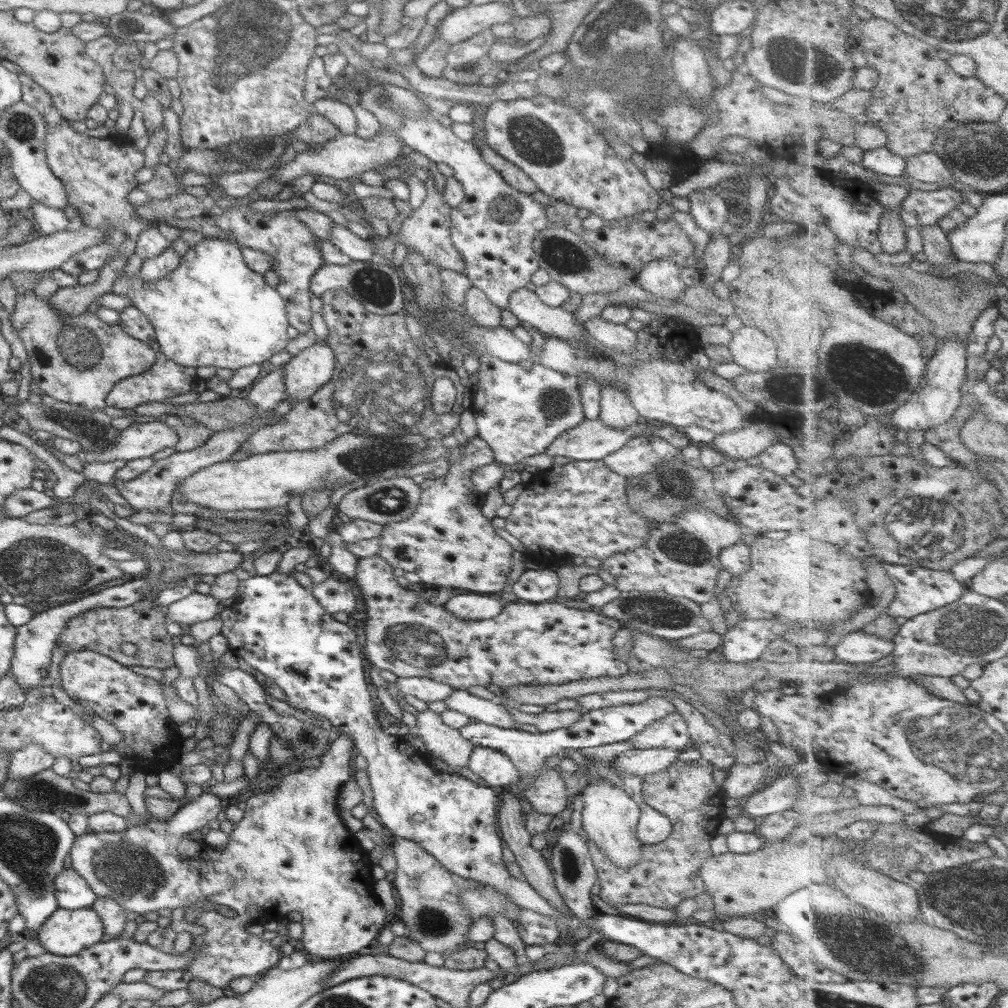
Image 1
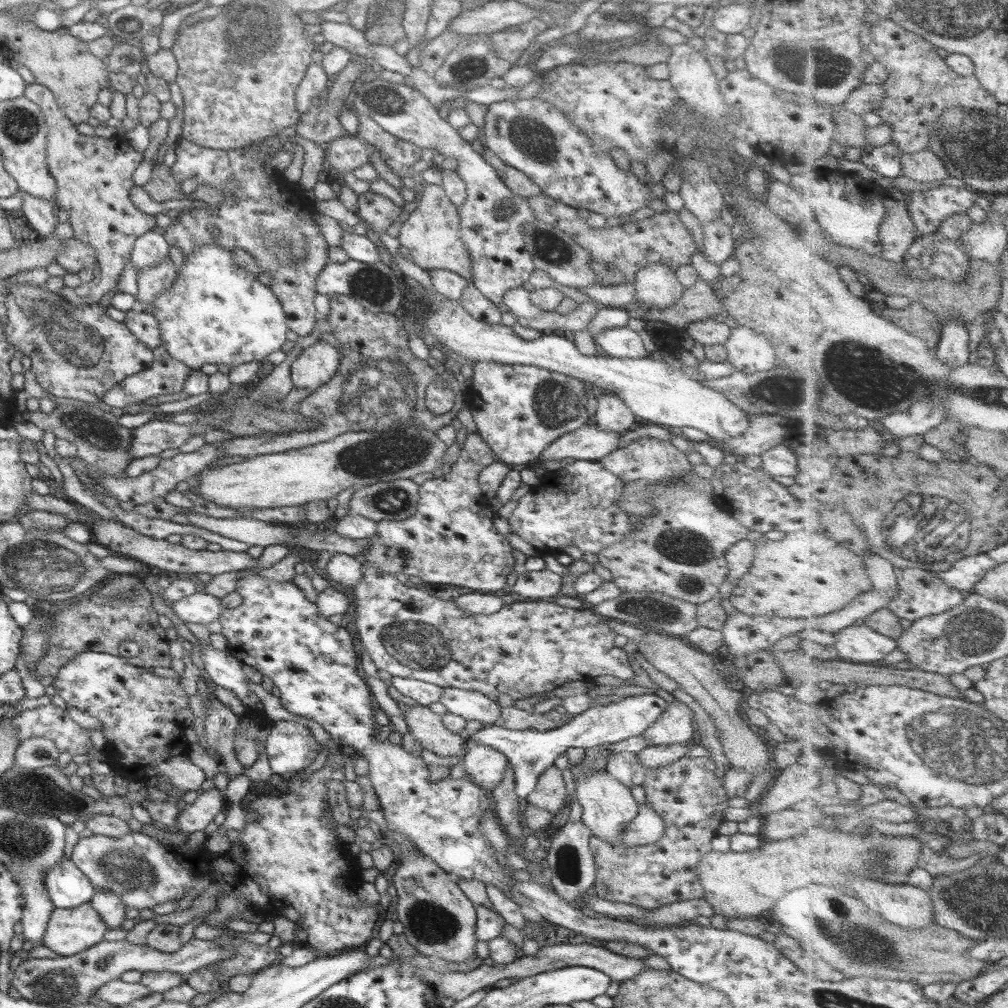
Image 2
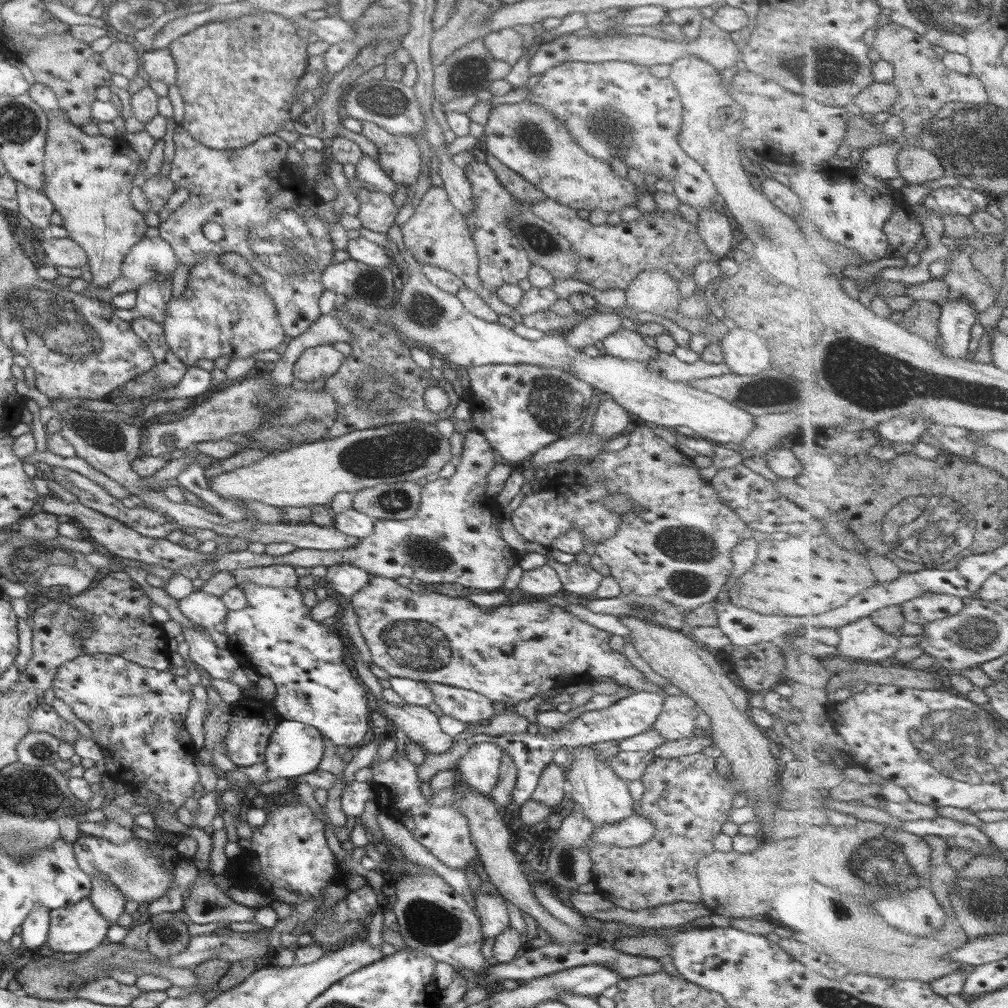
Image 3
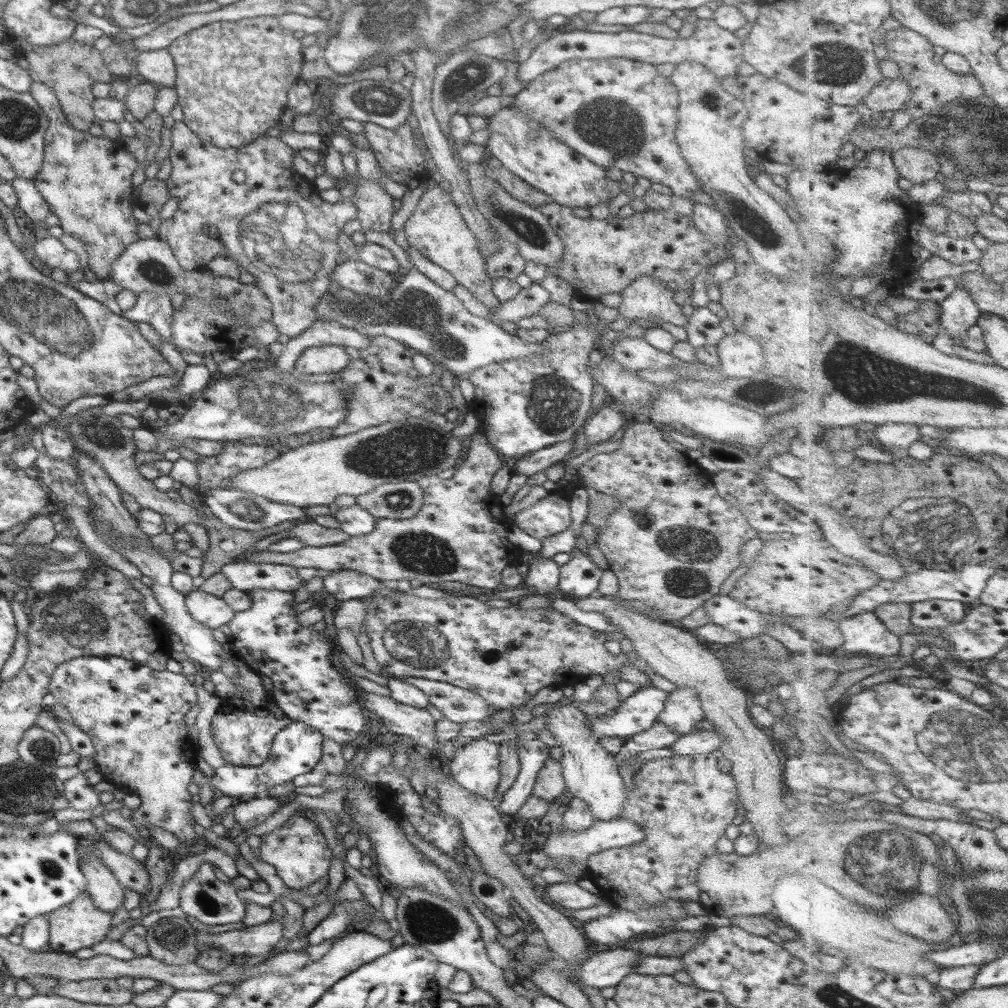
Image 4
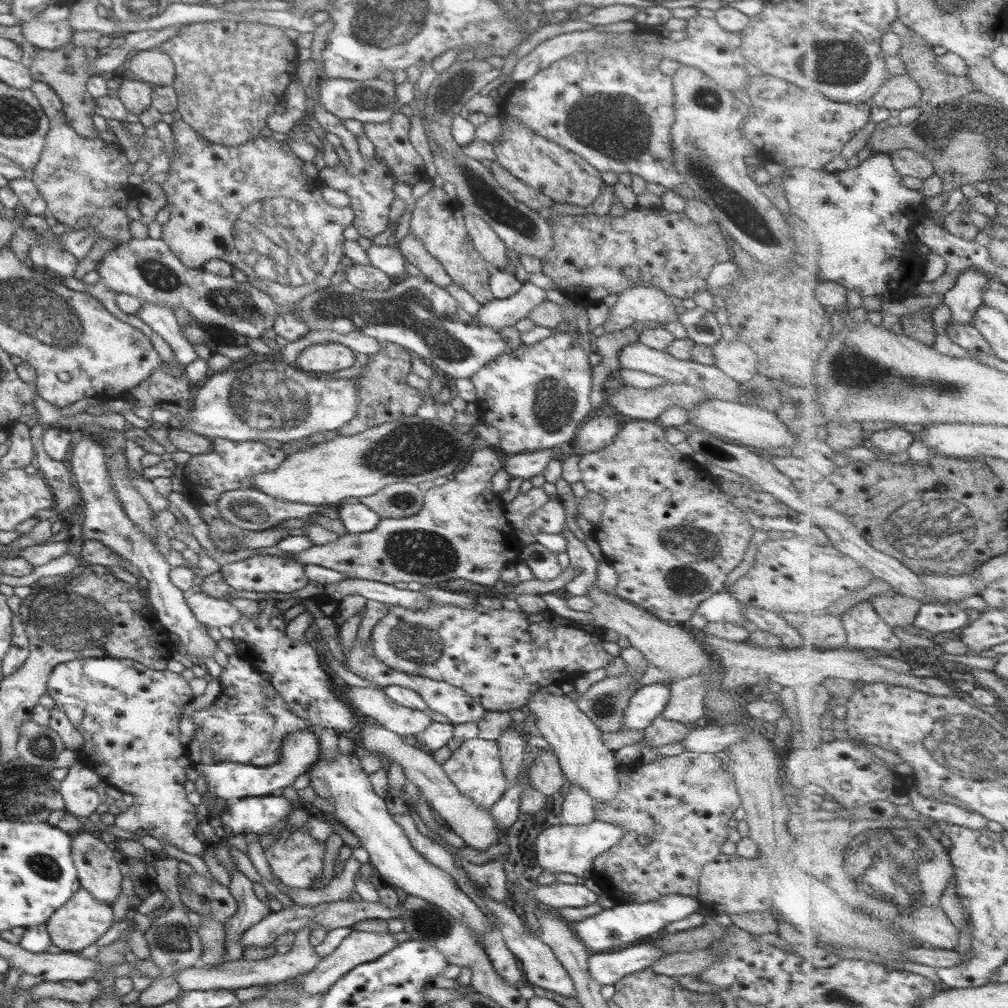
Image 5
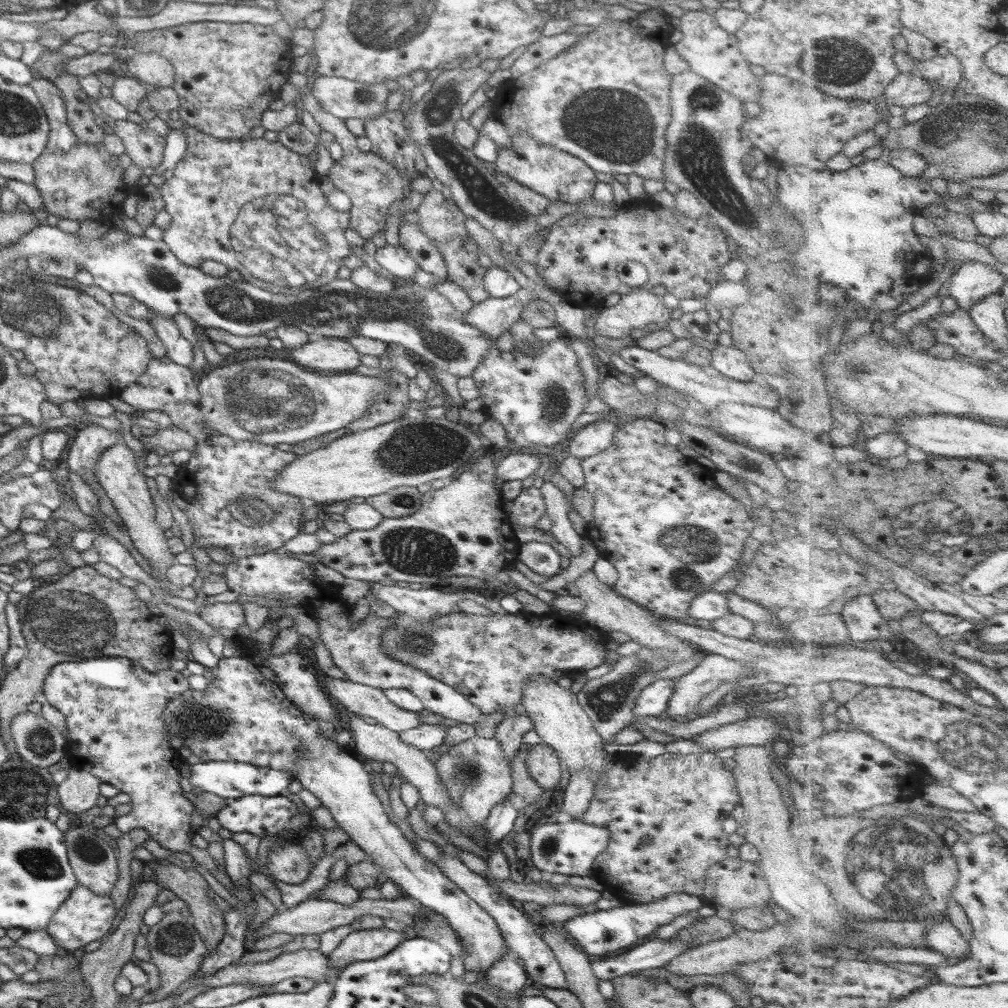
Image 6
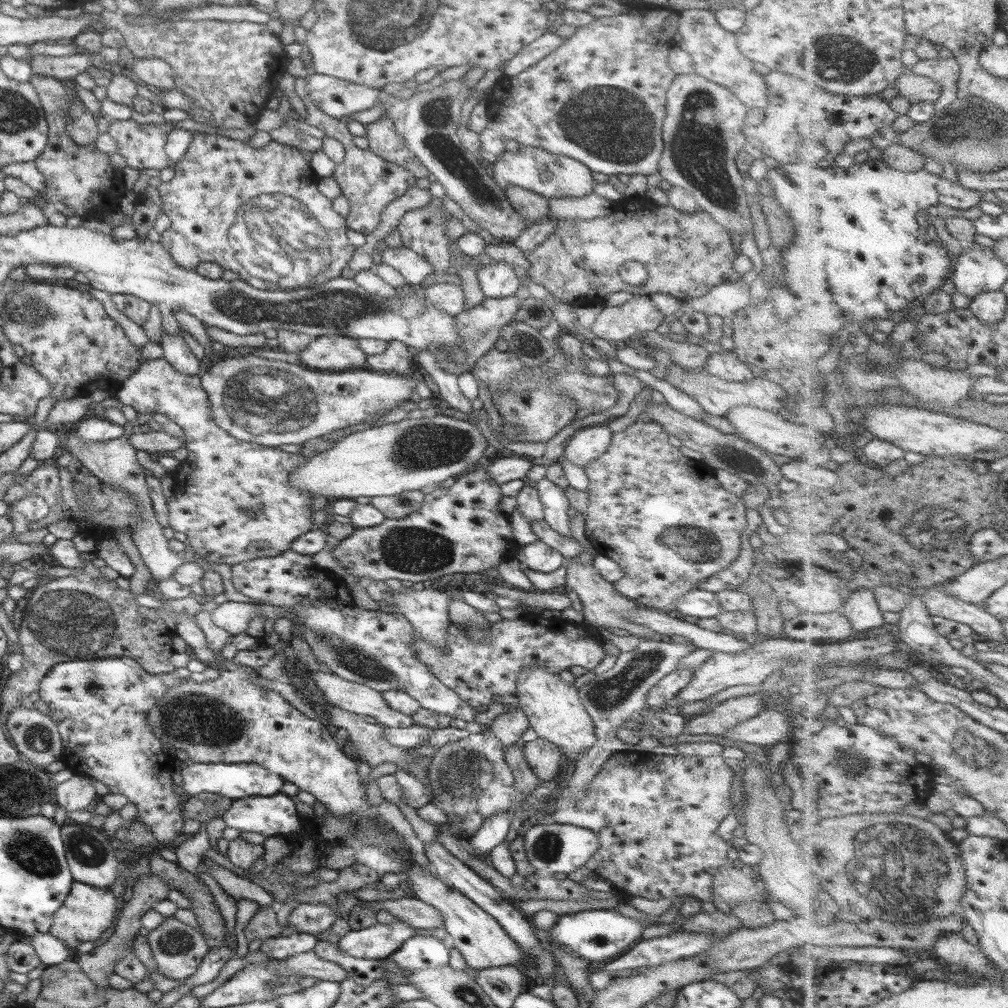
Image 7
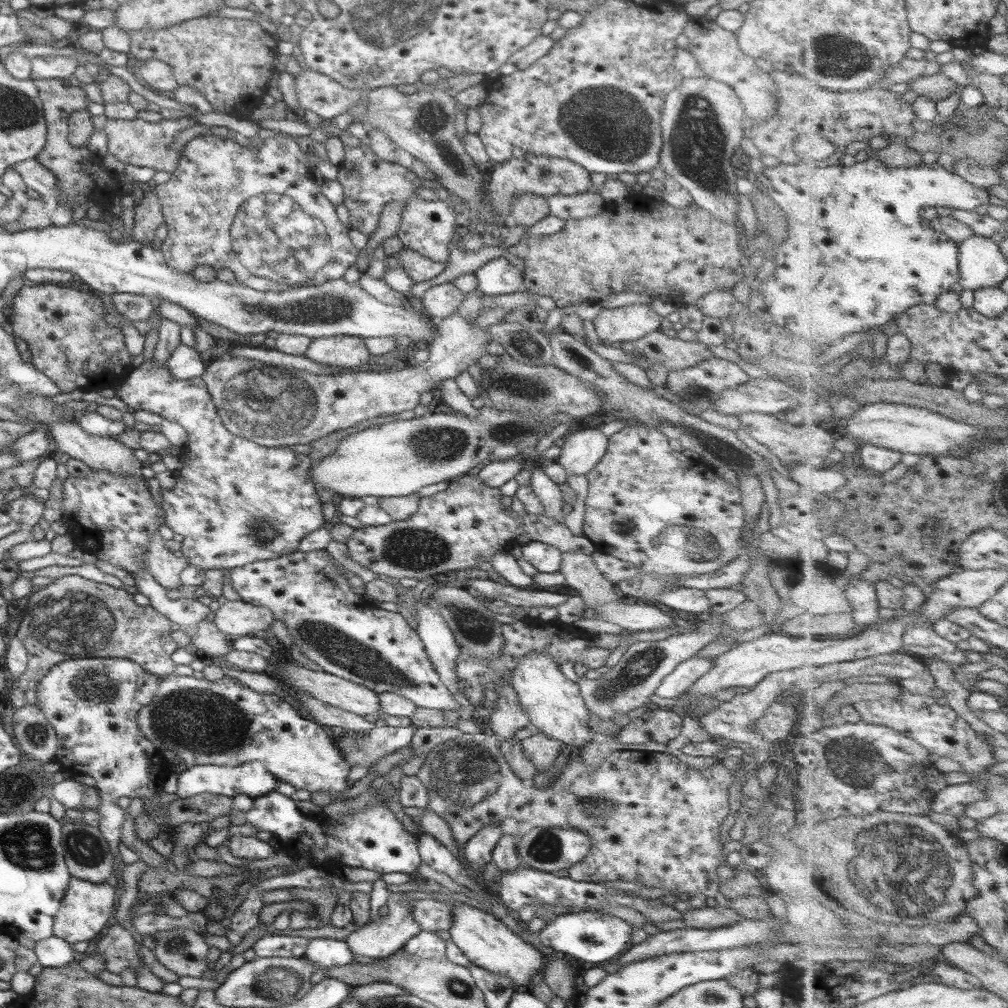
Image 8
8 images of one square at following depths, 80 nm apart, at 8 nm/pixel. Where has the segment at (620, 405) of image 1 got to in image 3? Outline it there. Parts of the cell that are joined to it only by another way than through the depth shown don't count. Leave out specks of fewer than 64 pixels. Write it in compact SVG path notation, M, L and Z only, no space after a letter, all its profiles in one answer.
M612 399L600 401L591 422L590 433L609 440L621 434L631 419L634 418Z

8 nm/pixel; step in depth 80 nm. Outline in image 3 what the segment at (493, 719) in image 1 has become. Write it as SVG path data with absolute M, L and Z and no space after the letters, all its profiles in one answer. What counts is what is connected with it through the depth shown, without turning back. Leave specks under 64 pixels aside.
M436 682L424 683L444 716L463 724L487 722L493 715L491 701L482 694Z

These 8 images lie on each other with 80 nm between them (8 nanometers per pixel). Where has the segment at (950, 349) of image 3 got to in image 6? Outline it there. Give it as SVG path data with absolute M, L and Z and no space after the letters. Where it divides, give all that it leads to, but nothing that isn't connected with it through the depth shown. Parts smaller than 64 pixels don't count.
M965 262L951 278L949 295L957 302L957 309L969 312L987 296L1001 292L1006 284L1005 276L993 266L981 262Z

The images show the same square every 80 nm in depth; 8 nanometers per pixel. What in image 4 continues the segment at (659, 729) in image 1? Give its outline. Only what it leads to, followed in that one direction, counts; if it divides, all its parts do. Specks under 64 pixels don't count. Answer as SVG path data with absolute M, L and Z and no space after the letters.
M675 687L667 698L656 722L667 726L667 730L680 736L692 733L703 720L700 700L691 687Z

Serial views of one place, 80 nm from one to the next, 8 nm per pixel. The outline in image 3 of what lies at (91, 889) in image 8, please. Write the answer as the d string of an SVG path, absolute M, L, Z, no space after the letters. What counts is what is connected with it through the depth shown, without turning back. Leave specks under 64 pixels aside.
M88 896L80 898L79 902L68 907L50 910L48 914L48 933L44 951L46 952L69 952L85 953L95 949L105 941L105 933L108 929L108 922L102 914L92 905Z

